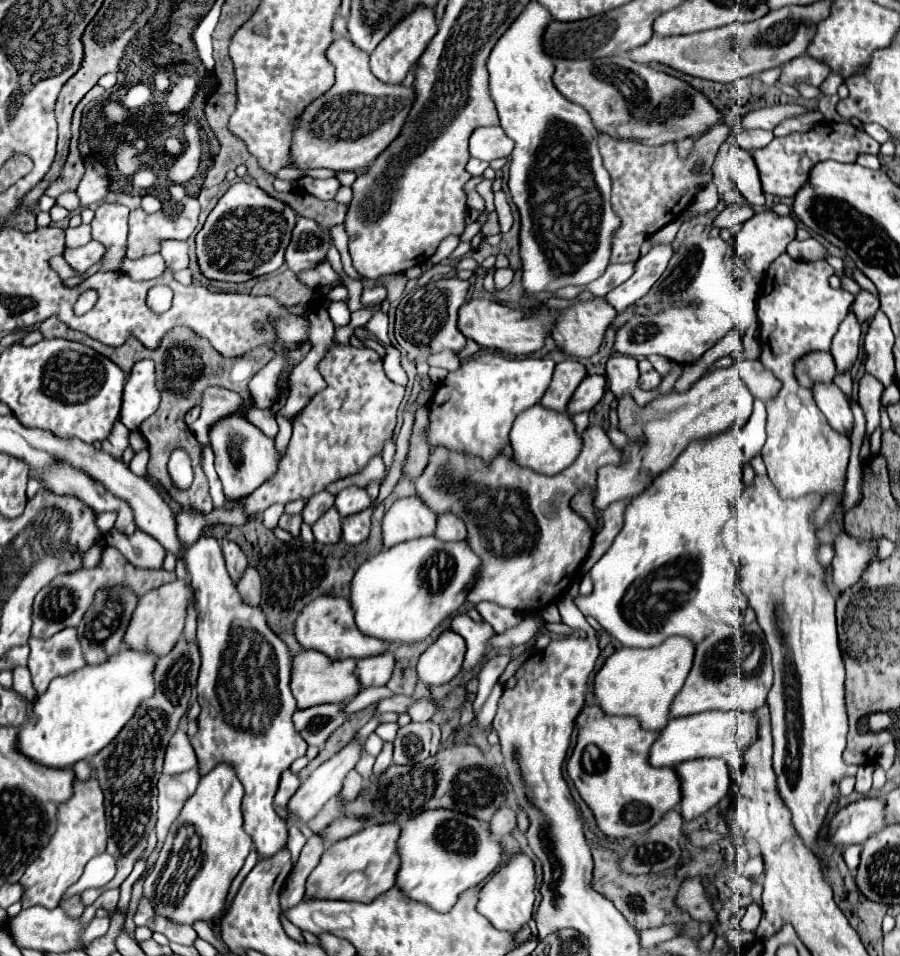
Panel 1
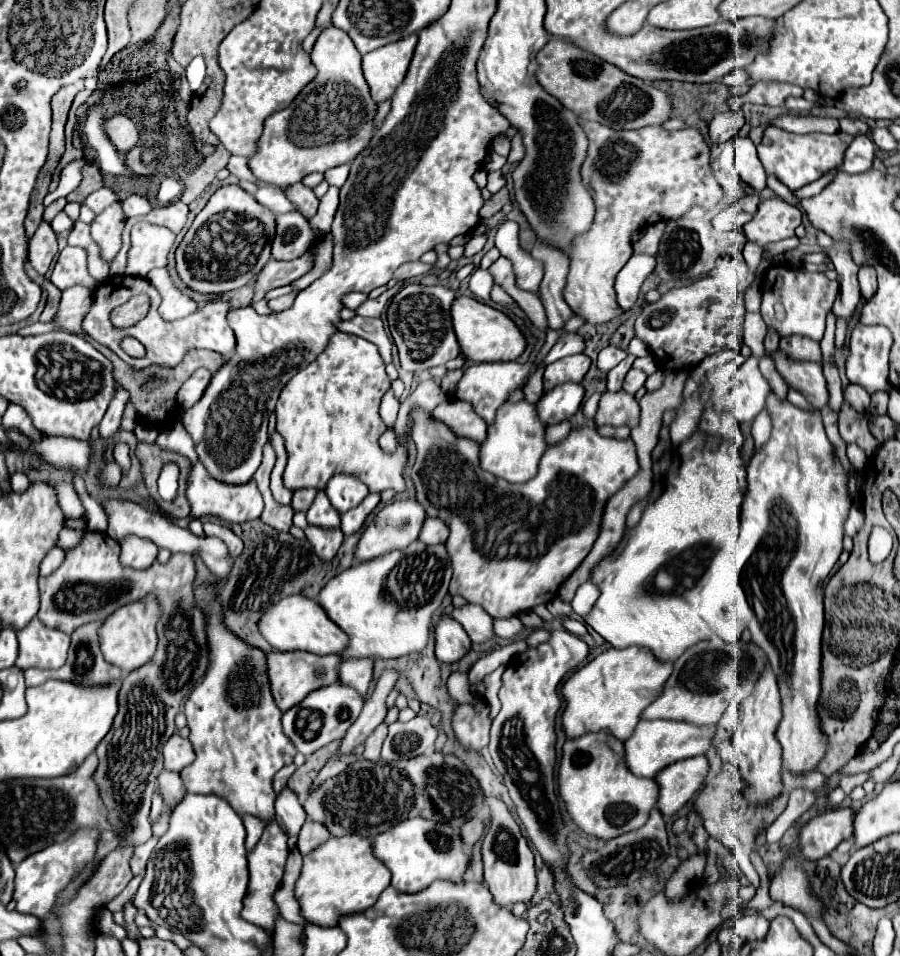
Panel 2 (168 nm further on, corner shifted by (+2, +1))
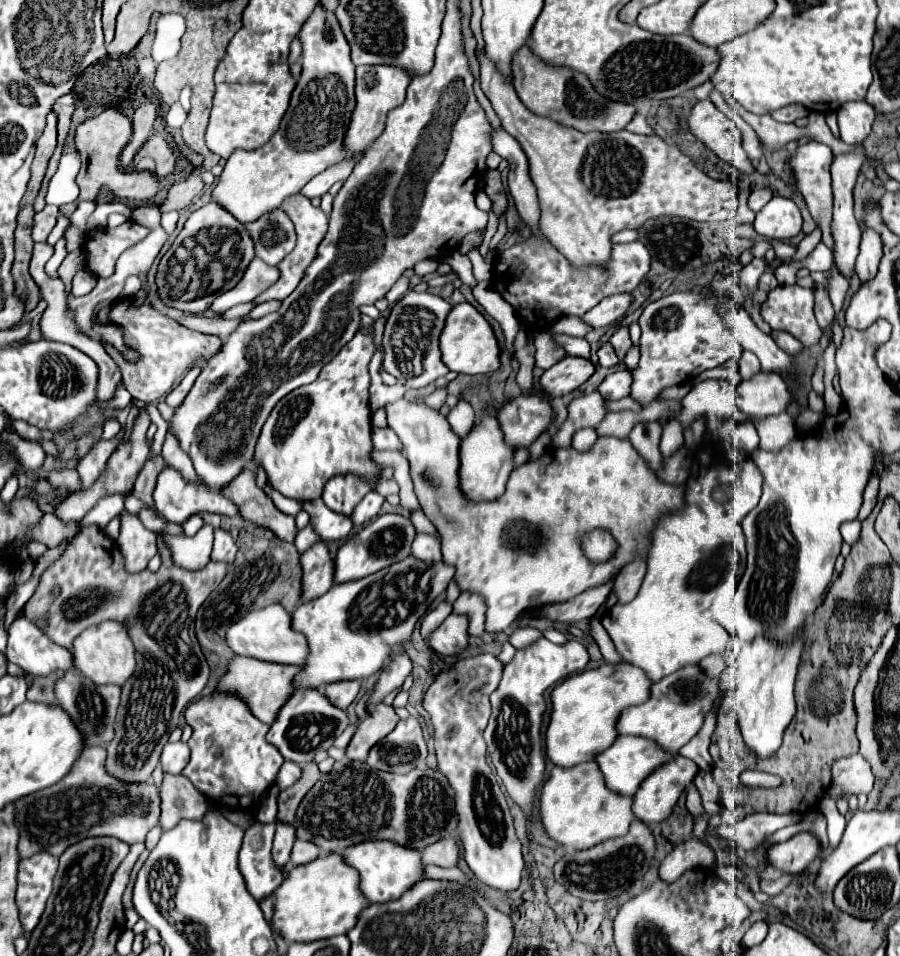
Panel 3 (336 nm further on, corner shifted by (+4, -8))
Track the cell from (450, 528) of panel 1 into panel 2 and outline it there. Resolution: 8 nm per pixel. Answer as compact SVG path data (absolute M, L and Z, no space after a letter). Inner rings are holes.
M426 518L418 540L424 542L426 546L436 546L436 544L444 544L448 538L448 526L444 526L444 522L440 522L438 518Z

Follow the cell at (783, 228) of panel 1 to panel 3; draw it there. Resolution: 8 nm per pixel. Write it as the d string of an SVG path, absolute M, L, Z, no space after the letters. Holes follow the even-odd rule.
M772 197L752 223L756 233L766 239L788 241L802 231L802 215L792 199Z

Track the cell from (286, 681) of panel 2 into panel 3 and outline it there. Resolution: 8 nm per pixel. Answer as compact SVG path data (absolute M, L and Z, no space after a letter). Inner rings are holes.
M236 657L230 661L228 673L222 677L218 689L220 691L234 691L240 697L244 697L246 703L250 705L250 711L260 721L270 725L278 717L282 703L286 703L286 699L298 689L294 685L294 679L300 671L302 671L302 665L292 667L292 665L280 665L280 663L262 663L260 659L250 659L250 657Z

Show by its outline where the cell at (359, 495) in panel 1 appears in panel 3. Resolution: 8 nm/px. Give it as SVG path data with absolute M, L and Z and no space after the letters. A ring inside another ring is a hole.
M354 473L336 475L326 483L322 501L328 509L342 513L342 515L350 515L354 507L362 501L362 495L366 495L368 491L370 487L358 475Z

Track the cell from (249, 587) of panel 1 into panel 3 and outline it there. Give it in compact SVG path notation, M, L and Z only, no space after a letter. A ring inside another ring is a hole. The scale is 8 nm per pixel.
M204 525L194 537L186 535L168 535L160 533L164 545L170 549L172 559L178 567L184 569L202 569L210 563L212 551L212 527Z

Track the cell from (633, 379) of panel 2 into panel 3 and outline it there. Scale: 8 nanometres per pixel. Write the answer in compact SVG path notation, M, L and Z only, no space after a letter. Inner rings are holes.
M620 369L620 371L608 375L608 377L602 381L600 387L598 387L598 391L600 391L600 395L602 395L606 401L616 401L616 399L622 399L622 397L628 397L628 395L630 395L630 385L632 385L632 375L630 375L630 371Z

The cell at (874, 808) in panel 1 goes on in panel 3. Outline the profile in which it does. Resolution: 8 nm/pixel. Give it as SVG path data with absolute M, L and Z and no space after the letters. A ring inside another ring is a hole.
M798 833L784 843L774 843L768 849L768 863L784 873L804 873L810 863L822 857L820 841L812 833Z

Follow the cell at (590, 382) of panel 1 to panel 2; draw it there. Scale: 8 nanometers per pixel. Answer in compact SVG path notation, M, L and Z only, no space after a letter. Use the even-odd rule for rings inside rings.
M560 384L552 390L544 392L540 400L534 404L536 414L542 424L558 424L568 420L578 408L584 398L584 388L580 384Z

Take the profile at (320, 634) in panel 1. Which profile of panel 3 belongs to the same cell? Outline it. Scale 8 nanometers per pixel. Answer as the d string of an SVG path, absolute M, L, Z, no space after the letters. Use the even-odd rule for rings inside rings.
M270 605L258 611L250 611L246 617L230 625L226 639L232 651L236 651L238 655L254 657L270 663L302 665L306 661L306 655L310 653L306 637L300 631L294 631L294 627L290 625L290 613L282 605Z

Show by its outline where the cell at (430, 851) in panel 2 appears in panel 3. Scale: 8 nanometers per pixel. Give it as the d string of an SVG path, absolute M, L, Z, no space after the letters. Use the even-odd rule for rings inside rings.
M364 841L354 847L348 847L342 855L348 865L360 871L360 889L370 903L388 903L400 899L402 893L406 893L410 887L414 887L414 883L424 879L422 851L402 847L400 843Z

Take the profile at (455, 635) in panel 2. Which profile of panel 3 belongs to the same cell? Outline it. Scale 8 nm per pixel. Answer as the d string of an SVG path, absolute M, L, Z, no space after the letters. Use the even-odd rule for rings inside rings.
M448 615L444 623L428 635L428 645L438 655L460 655L468 647L468 621L464 615Z

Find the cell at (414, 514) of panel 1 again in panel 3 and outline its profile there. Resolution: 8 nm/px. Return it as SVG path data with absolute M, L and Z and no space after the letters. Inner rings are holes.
M386 513L380 515L376 521L370 521L366 527L362 527L354 537L350 537L336 555L336 573L334 583L346 583L356 581L366 575L372 575L384 567L390 567L392 563L398 563L410 555L412 541L416 537L416 529L412 521L398 513Z

